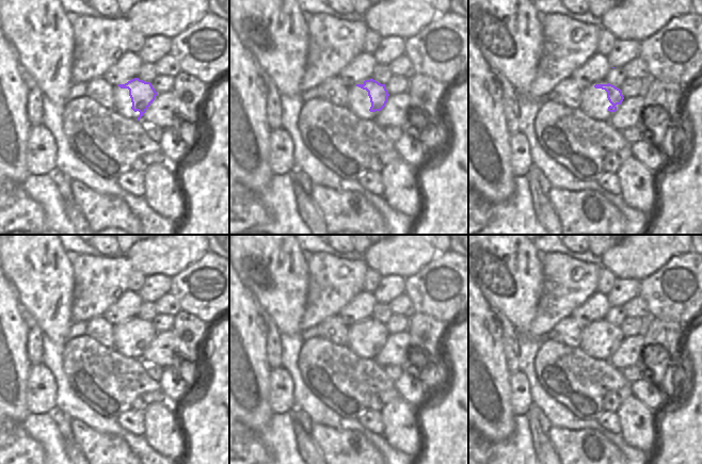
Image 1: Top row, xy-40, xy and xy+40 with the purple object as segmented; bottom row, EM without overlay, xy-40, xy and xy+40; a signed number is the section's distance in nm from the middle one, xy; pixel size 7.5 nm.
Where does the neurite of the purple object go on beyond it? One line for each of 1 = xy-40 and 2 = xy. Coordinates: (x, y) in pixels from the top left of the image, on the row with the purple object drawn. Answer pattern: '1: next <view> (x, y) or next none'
1: next none
2: next none

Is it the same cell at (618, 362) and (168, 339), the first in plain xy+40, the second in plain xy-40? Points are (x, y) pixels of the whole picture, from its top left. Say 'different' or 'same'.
same

